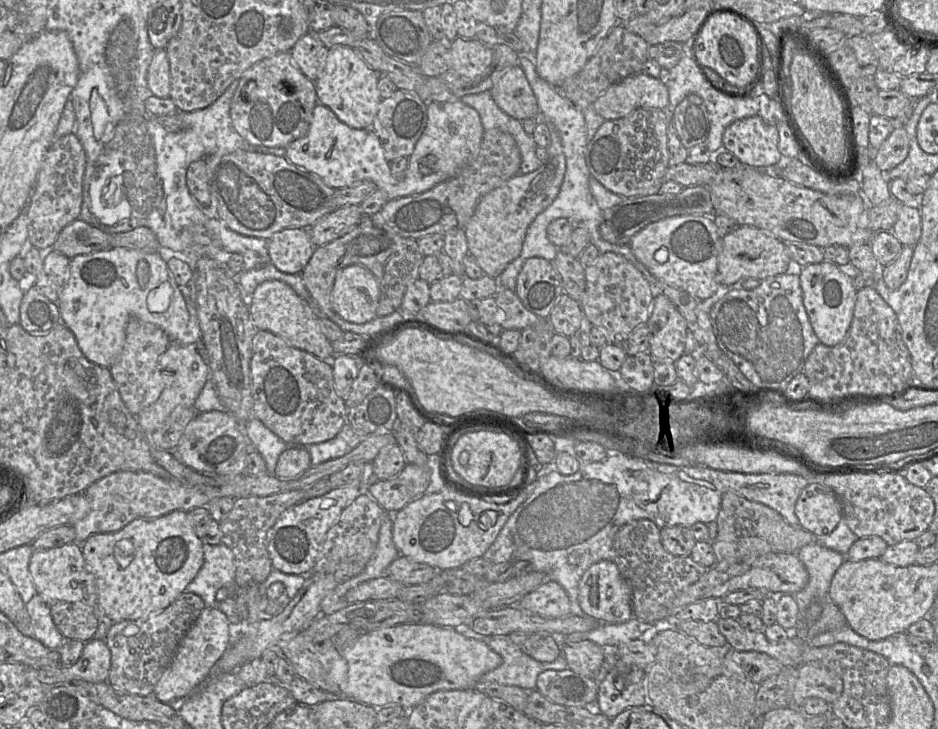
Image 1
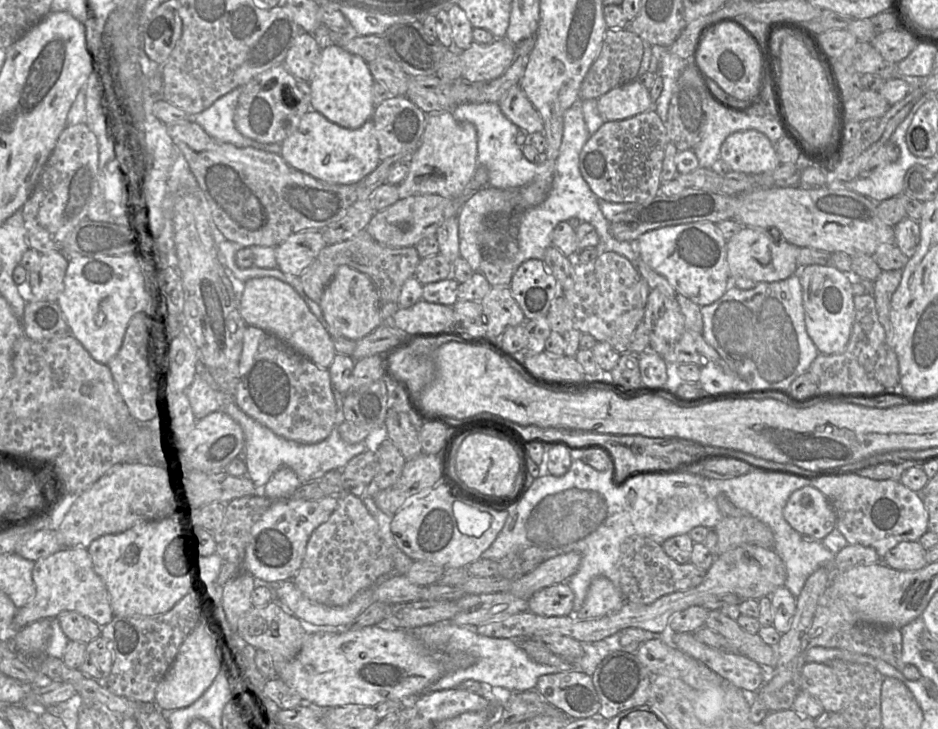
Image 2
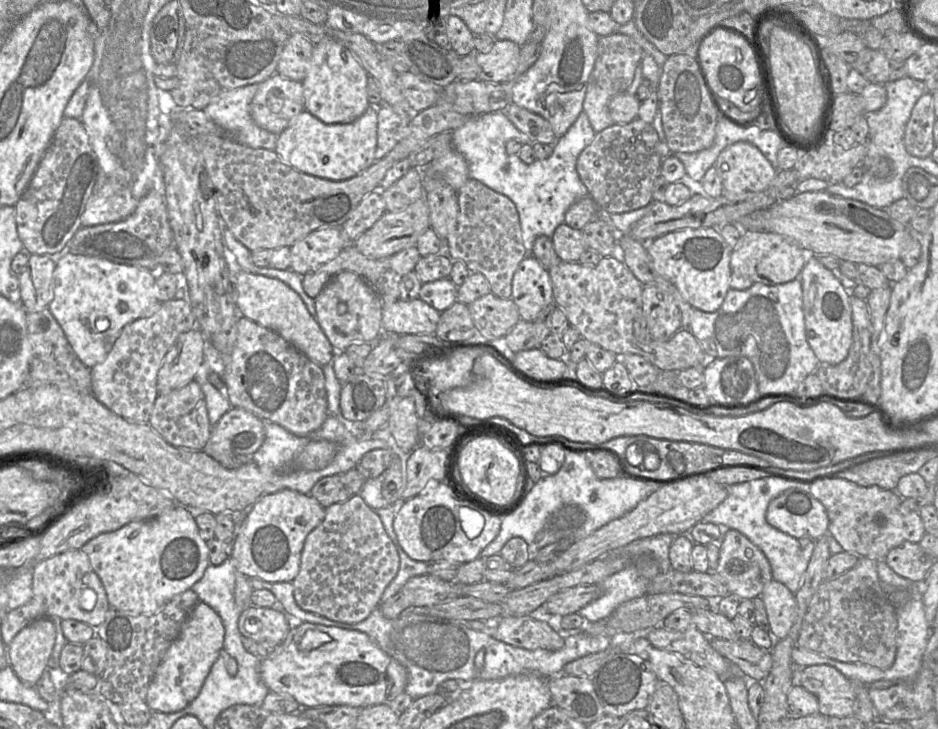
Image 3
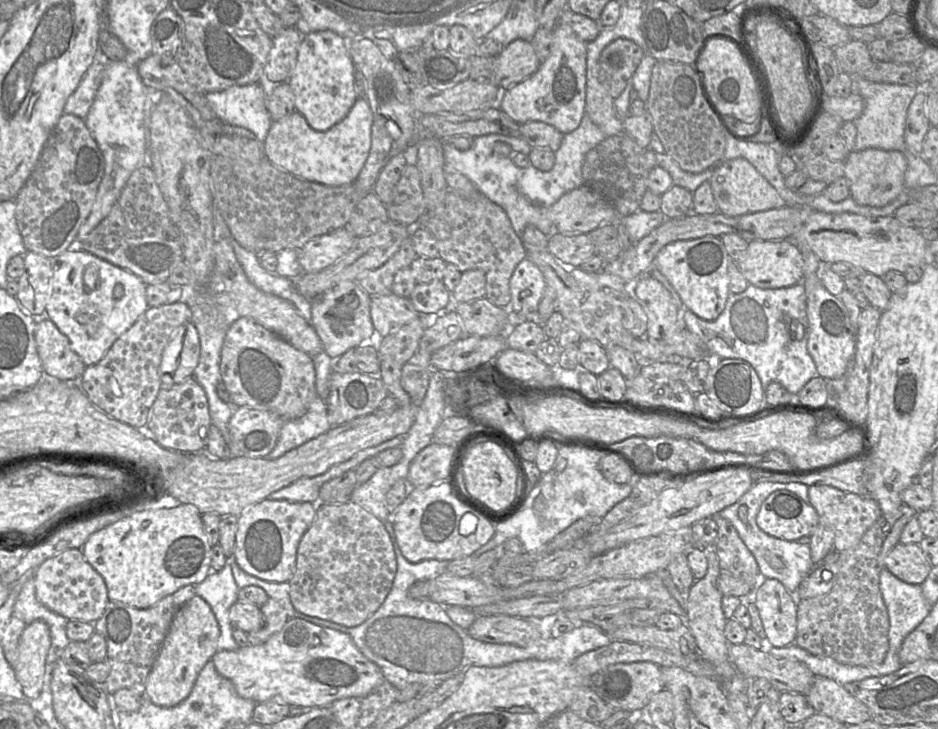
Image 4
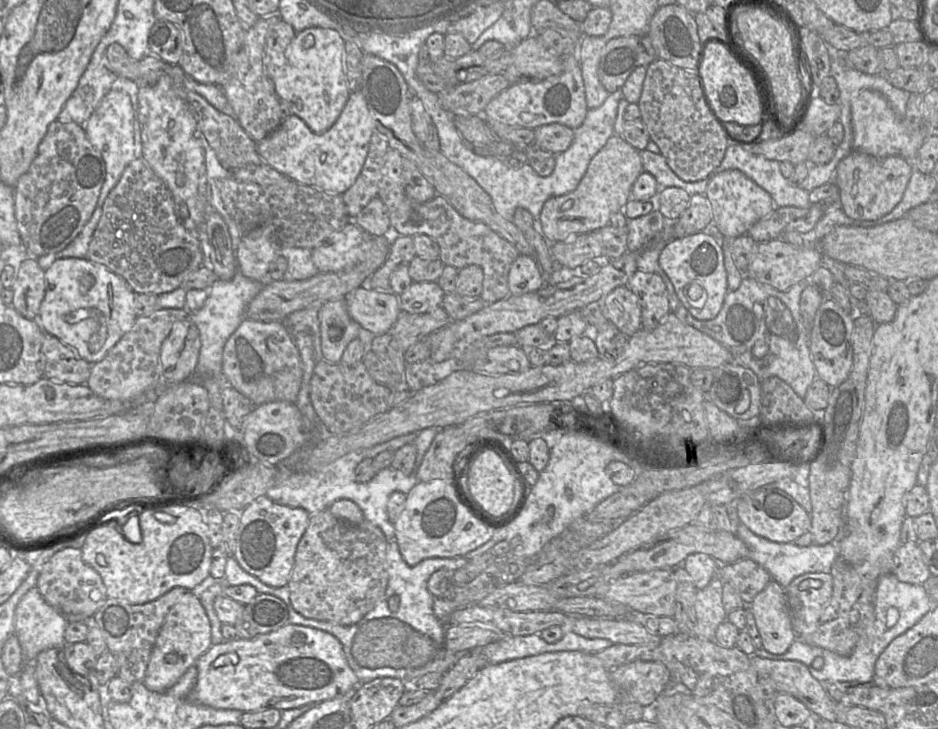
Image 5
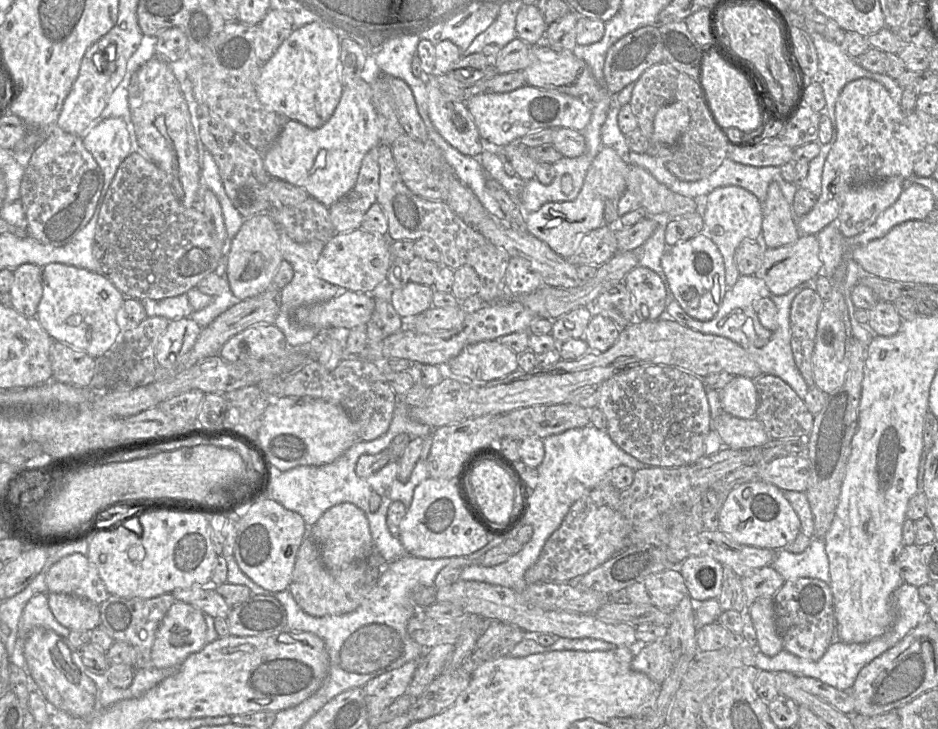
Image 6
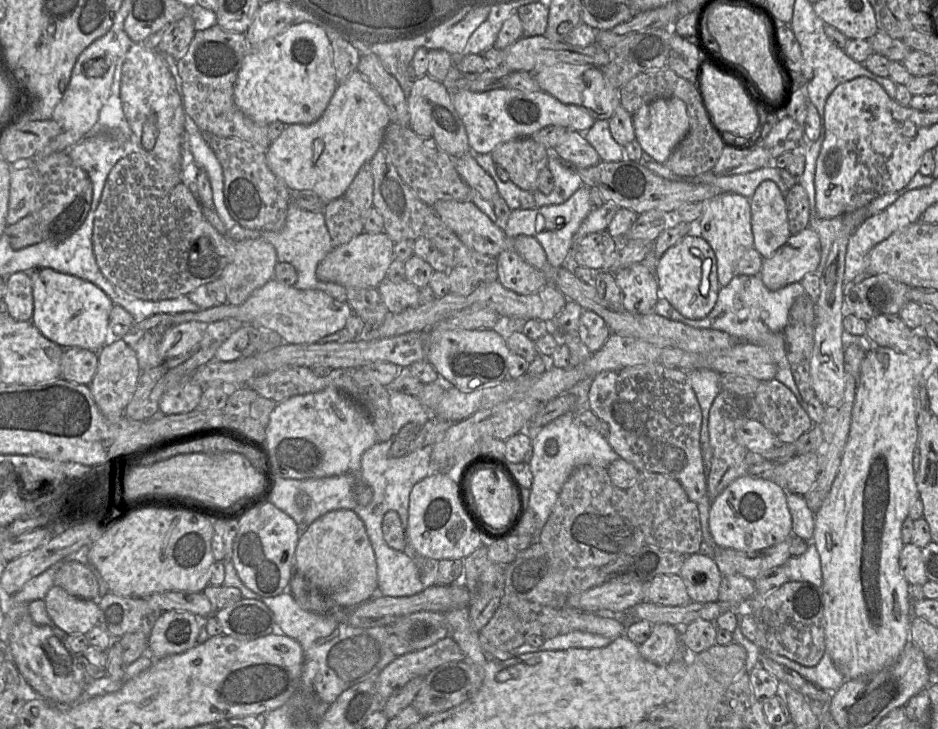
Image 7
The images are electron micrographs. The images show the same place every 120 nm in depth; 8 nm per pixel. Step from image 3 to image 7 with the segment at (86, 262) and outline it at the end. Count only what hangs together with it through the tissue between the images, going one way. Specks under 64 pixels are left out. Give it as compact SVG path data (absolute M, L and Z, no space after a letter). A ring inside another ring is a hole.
M40 268L31 272L33 315L31 322L48 340L62 348L83 348L93 352L111 339L109 315L114 303L99 287L78 277Z

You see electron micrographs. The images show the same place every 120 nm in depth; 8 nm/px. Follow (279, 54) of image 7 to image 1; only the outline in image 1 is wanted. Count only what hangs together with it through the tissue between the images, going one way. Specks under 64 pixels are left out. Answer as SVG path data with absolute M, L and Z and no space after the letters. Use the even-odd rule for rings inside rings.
M334 46L328 50L325 68L315 82L318 103L332 110L337 118L354 129L372 128L382 98L378 89L380 75L353 47Z

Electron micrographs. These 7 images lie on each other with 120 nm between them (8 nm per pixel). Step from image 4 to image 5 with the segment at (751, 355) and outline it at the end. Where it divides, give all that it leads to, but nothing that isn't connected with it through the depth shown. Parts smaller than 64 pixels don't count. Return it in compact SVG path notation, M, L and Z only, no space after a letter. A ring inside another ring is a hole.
M746 276L737 290L727 293L722 308L714 319L709 321L697 320L683 306L679 306L674 314L681 322L694 327L722 344L731 353L732 362L751 370L760 381L772 376L777 377L788 384L803 399L808 387L818 378L811 359L808 338L805 336L805 326L800 313L801 294L810 284L810 279L805 279L787 291L778 291ZM770 296L779 299L792 314L793 323L796 327L795 338L782 338L768 330L764 301Z

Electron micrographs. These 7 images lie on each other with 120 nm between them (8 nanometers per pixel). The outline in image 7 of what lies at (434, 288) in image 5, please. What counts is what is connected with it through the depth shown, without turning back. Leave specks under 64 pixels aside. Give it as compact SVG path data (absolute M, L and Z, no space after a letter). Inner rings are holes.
M385 278L377 290L389 313L392 314L398 314L420 304L419 288L407 280L393 282Z

